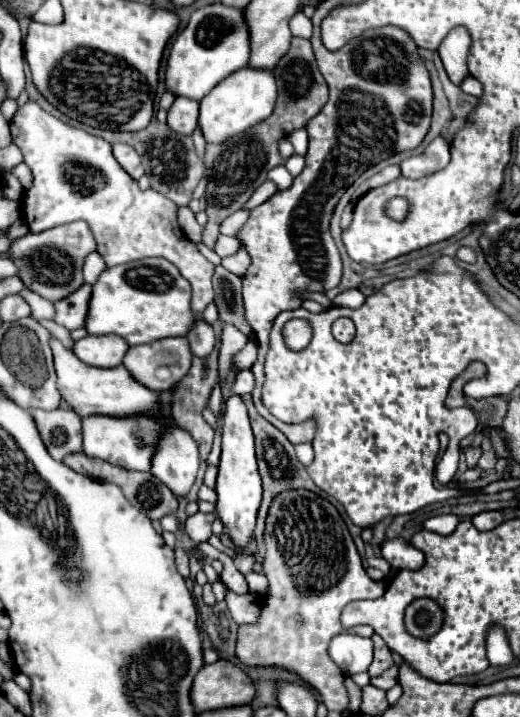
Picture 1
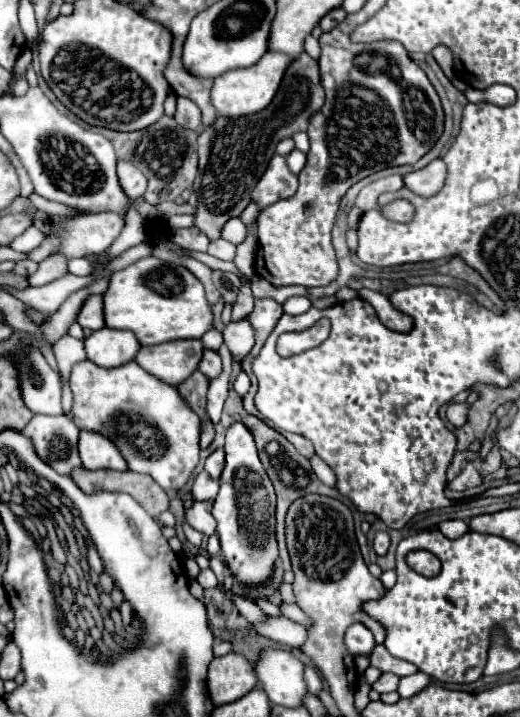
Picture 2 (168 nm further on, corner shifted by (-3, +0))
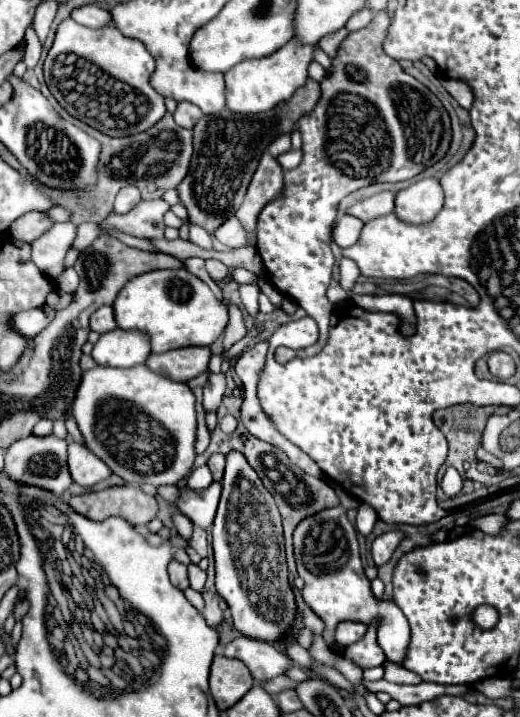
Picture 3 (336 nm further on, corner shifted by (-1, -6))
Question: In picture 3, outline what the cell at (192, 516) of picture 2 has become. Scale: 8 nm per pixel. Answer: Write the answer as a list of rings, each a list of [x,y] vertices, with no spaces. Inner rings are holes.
[[[212,482],[204,490],[180,488],[180,496],[174,502],[174,506],[180,512],[184,512],[190,520],[194,520],[196,526],[208,530],[212,526],[212,520],[214,520],[216,508],[218,508],[220,492],[222,492],[222,484],[220,482]]]

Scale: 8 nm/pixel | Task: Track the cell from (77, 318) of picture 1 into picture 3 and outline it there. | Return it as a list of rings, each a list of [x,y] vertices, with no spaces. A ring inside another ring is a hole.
[[[102,306],[102,308],[98,308],[98,310],[90,316],[90,328],[92,328],[94,332],[98,332],[98,334],[104,334],[104,332],[110,332],[110,330],[118,328],[112,306]]]

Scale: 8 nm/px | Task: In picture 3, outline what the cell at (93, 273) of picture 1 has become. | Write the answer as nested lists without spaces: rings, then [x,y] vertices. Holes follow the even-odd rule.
[[[68,268],[56,282],[58,282],[58,288],[60,288],[60,290],[64,290],[64,292],[68,292],[68,294],[74,294],[76,288],[78,288],[80,278],[78,278],[78,274],[76,274],[74,268]]]

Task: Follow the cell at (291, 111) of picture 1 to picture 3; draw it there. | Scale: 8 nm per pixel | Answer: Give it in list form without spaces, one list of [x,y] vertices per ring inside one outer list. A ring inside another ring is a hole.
[[[308,78],[308,84],[292,96],[292,100],[280,102],[274,110],[264,114],[234,114],[226,108],[212,116],[202,116],[194,126],[194,156],[190,160],[188,174],[178,184],[178,198],[188,210],[192,224],[202,226],[208,234],[224,224],[240,208],[246,188],[256,170],[258,158],[266,152],[268,144],[280,134],[290,134],[300,116],[308,114],[320,98],[320,84]]]

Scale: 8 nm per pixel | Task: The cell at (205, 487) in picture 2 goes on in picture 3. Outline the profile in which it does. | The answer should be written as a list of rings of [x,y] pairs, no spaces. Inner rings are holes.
[[[206,464],[200,468],[194,468],[186,480],[188,488],[206,488],[210,482],[212,482],[212,474],[210,474],[210,468]]]

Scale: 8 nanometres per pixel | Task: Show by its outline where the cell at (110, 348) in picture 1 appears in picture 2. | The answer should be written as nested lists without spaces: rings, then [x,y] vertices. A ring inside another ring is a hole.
[[[102,328],[84,340],[84,348],[90,362],[104,368],[116,368],[130,362],[140,350],[140,344],[130,330]]]

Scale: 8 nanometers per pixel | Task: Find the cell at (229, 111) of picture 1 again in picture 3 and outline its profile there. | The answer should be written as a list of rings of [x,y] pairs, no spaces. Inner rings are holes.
[[[290,40],[278,52],[264,58],[242,60],[230,68],[226,78],[226,106],[232,112],[268,112],[276,104],[288,100],[298,88],[308,80],[308,66],[314,60],[314,46],[302,44],[300,40]]]

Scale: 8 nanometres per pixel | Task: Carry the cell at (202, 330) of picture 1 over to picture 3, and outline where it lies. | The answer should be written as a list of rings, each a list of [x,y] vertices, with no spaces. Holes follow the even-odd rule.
[[[210,374],[206,386],[204,386],[204,410],[208,412],[218,412],[222,396],[226,390],[226,378],[224,374]]]

